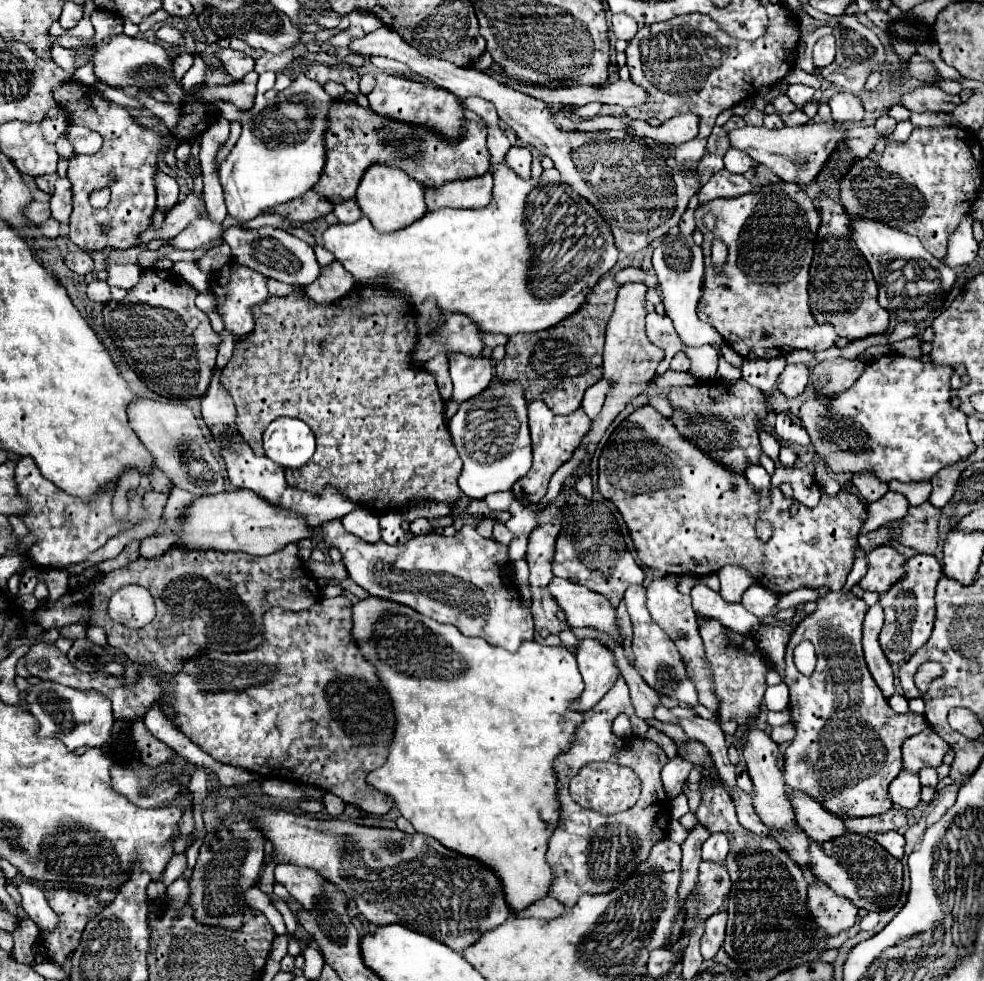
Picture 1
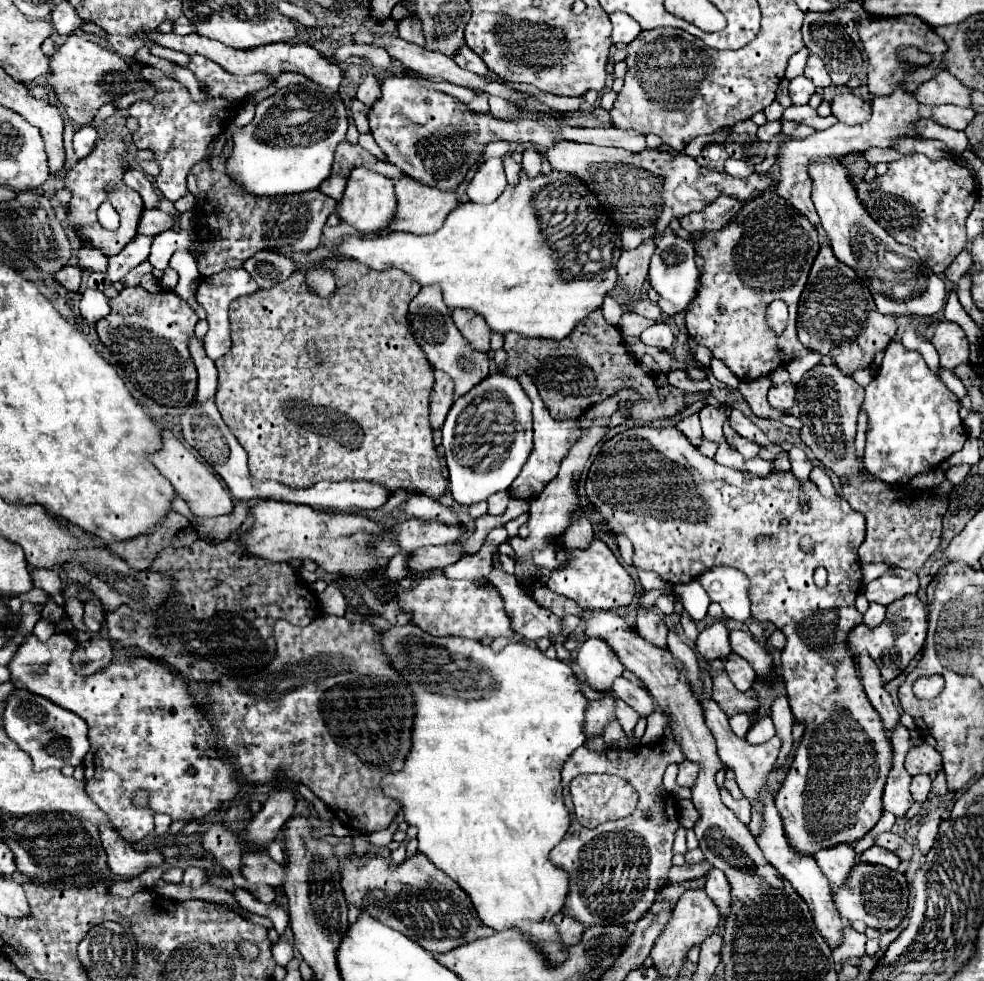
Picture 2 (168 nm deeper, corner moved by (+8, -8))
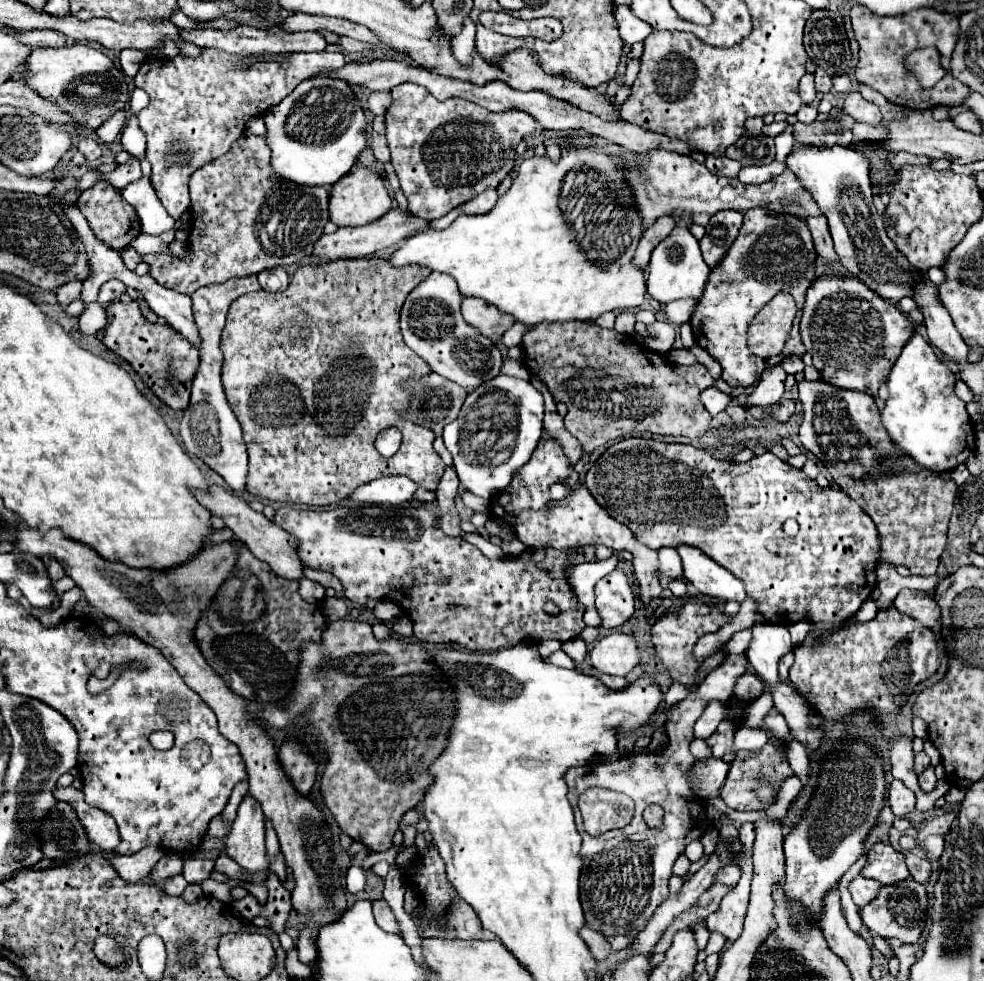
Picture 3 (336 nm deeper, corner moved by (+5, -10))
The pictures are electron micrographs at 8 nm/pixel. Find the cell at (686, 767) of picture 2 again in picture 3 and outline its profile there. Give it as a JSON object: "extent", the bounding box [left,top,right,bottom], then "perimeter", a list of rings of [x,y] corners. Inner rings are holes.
{"extent":[691,758,729,800],"perimeter":[[[707,758],[707,760],[697,762],[693,766],[693,770],[691,770],[691,786],[705,800],[717,798],[719,790],[725,784],[727,772],[729,772],[727,762],[717,760],[717,758]]]}

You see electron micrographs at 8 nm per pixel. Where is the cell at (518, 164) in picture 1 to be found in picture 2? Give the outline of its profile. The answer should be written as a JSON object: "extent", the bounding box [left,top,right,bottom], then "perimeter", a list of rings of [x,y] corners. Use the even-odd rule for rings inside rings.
{"extent":[504,154,522,184],"perimeter":[[[506,154],[504,158],[504,172],[506,172],[506,178],[508,178],[508,184],[518,184],[518,180],[520,180],[520,170],[522,170],[522,166],[510,156],[510,154]]]}

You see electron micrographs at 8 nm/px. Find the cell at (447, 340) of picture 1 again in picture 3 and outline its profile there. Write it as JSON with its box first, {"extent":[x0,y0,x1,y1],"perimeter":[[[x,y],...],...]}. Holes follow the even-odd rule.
{"extent":[461,296,515,342],"perimeter":[[[475,296],[463,298],[461,312],[463,312],[463,318],[471,326],[483,332],[483,336],[489,336],[493,342],[499,342],[503,332],[515,324],[513,316],[497,310],[493,304],[487,304],[485,300],[475,298]]]}

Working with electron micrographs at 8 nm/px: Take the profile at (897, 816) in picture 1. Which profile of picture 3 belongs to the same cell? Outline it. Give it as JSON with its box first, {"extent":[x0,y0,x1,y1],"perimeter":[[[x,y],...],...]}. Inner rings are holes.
{"extent":[905,852,931,884],"perimeter":[[[905,852],[905,862],[907,862],[907,868],[909,868],[911,878],[915,882],[925,884],[929,880],[929,876],[931,876],[931,864],[925,858],[919,858],[913,852]]]}

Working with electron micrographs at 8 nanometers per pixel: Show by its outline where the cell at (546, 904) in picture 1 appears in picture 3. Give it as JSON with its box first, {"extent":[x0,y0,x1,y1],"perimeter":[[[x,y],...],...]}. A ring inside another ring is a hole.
{"extent":[581,928,611,962],"perimeter":[[[583,928],[583,930],[581,930],[581,938],[587,940],[587,946],[591,948],[593,958],[595,958],[597,962],[601,962],[601,960],[605,960],[605,958],[609,956],[611,946],[609,946],[609,942],[605,940],[605,936],[603,936],[601,932],[595,932],[595,930],[591,930],[591,928]]]}

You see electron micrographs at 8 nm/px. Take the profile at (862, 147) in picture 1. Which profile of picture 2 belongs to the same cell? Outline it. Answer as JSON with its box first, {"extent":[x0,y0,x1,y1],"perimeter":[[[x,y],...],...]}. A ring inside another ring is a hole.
{"extent":[862,148,900,164],"perimeter":[[[870,148],[862,156],[866,158],[868,164],[878,164],[878,162],[890,162],[890,160],[898,158],[900,154],[896,154],[892,148]]]}

